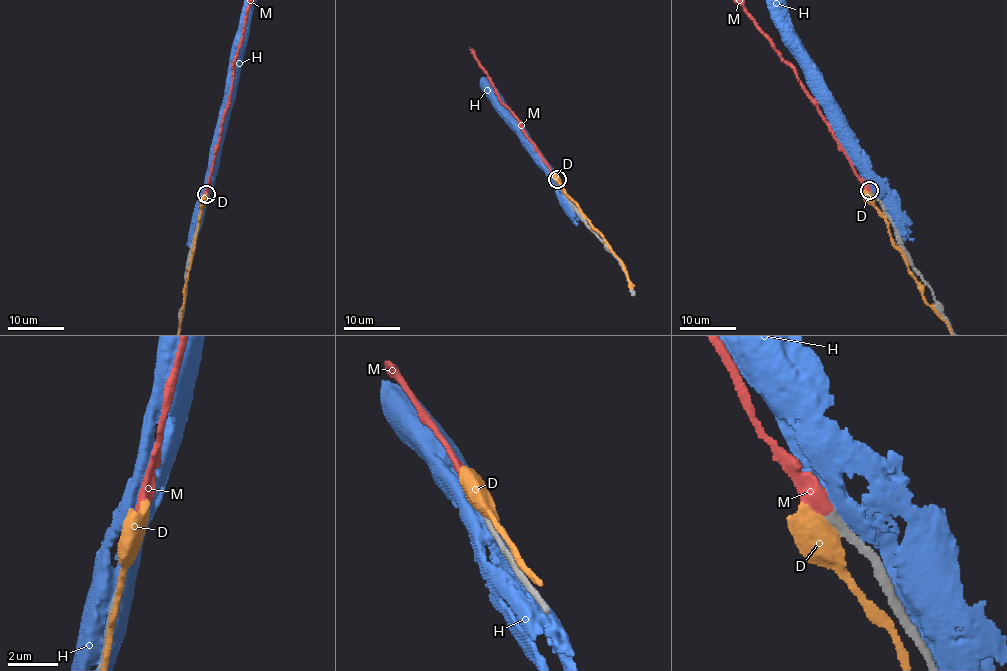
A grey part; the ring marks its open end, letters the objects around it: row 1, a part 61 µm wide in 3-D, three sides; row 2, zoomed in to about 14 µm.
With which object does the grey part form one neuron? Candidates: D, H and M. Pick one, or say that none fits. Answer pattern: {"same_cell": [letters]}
{"same_cell": ["M"]}

